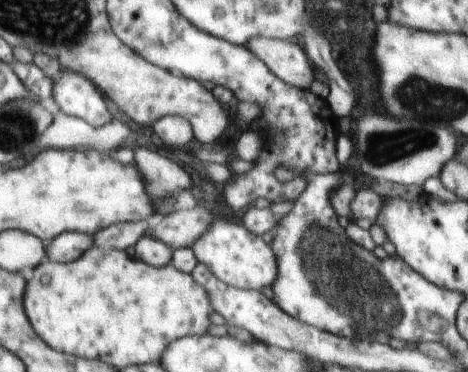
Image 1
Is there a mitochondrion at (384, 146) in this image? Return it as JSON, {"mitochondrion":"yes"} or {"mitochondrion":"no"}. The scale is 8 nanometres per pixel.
{"mitochondrion":"yes"}

